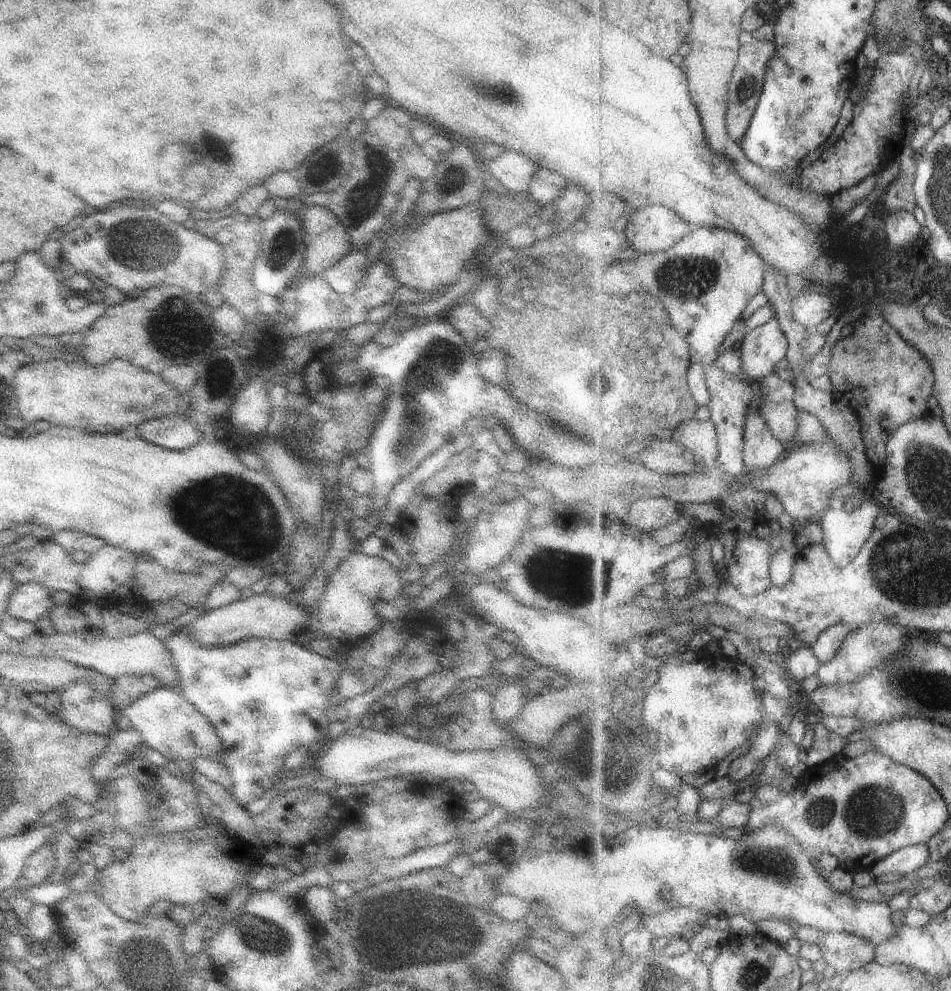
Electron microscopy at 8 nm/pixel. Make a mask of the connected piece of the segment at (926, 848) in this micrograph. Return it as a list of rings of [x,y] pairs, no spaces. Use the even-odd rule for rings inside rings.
[[[929,843],[912,845],[883,858],[870,869],[870,873],[874,877],[886,876],[886,874],[905,876],[926,866],[931,860],[932,848]]]

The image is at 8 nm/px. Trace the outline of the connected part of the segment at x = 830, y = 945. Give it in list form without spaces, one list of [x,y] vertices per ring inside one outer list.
[[[798,926],[795,938],[801,943],[802,940],[819,943],[822,946],[823,958],[837,972],[858,970],[862,966],[870,965],[877,957],[876,942],[852,932],[808,930],[806,926]]]

